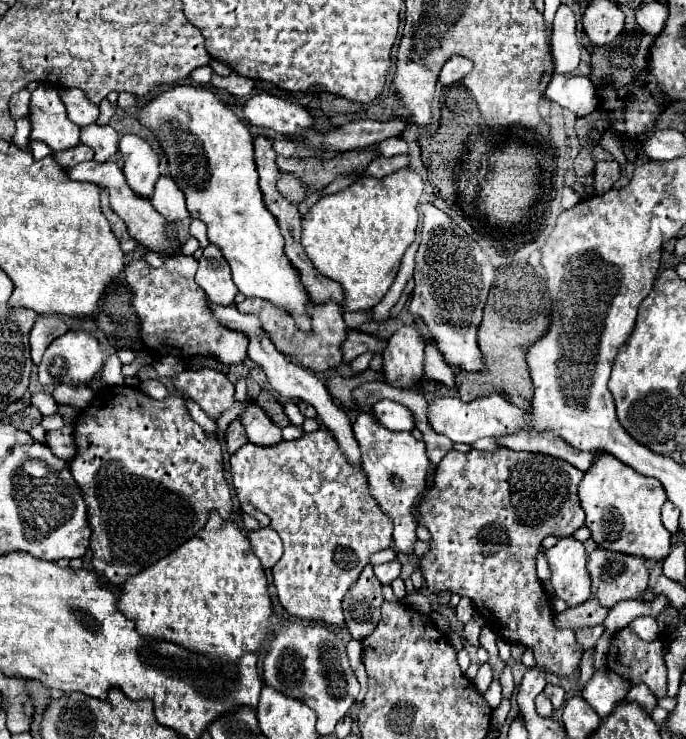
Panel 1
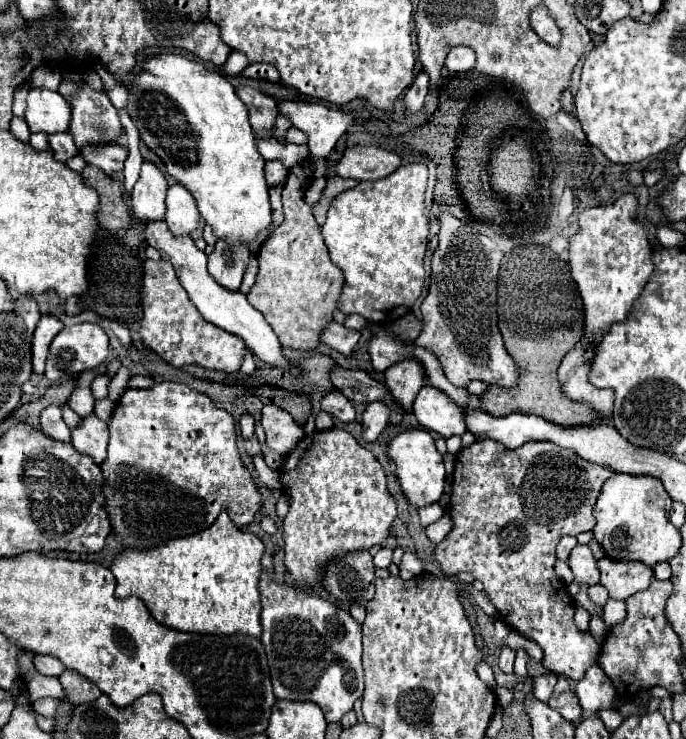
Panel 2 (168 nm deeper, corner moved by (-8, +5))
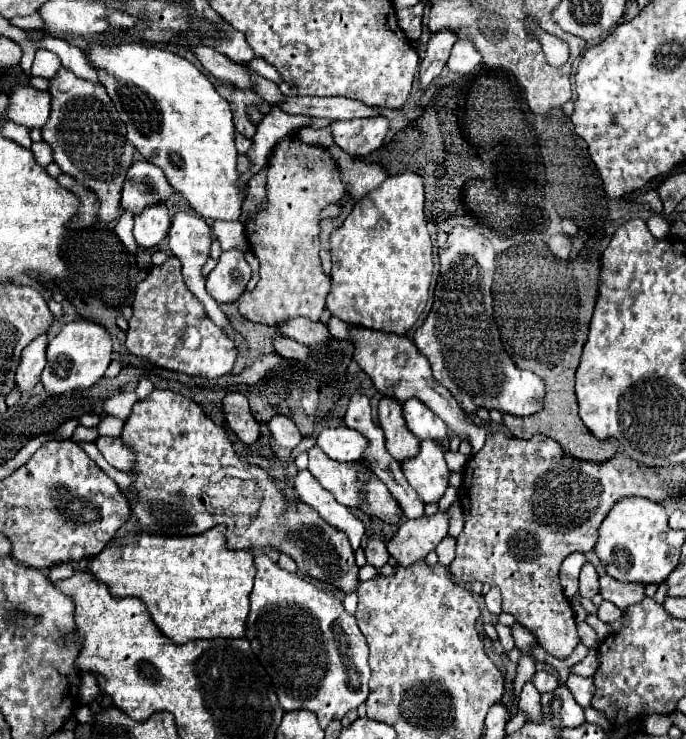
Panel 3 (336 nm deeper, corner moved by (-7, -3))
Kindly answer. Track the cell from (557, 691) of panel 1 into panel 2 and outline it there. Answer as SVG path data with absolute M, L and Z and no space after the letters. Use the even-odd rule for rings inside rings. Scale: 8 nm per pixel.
M559 677L557 685L555 685L555 693L549 699L549 705L573 723L583 715L583 709L577 701L577 695L571 691L571 685L569 685L567 677Z

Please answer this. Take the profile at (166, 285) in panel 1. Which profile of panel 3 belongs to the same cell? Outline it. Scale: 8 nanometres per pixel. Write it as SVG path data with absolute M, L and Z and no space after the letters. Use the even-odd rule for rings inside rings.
M170 257L164 265L152 267L148 277L138 283L132 301L134 315L126 333L126 349L134 357L144 357L150 363L186 373L216 379L228 375L236 361L234 341L206 317L204 305L184 285L180 261Z

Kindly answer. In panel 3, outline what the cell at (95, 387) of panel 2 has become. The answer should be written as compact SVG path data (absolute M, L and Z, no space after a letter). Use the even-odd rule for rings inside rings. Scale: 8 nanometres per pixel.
M116 391L112 397L108 397L104 401L104 409L108 415L126 419L128 413L132 413L132 407L136 401L138 401L138 397L134 391Z

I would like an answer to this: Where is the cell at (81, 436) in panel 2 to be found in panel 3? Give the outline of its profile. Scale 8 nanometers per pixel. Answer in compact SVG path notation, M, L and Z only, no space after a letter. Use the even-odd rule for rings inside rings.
M98 437L96 447L114 469L124 473L136 473L136 455L132 447L124 445L122 437Z

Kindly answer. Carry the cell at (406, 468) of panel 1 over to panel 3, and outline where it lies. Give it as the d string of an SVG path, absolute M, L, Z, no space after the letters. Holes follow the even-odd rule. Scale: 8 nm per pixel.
M424 439L420 453L404 461L402 471L424 503L440 501L448 487L450 469L444 459L444 447L438 441Z

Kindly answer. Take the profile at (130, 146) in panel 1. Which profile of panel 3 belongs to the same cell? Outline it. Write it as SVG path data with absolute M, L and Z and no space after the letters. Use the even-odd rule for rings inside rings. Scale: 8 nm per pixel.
M162 203L152 205L134 217L134 237L136 243L144 249L156 247L168 235L168 229L170 229L170 217L168 209Z

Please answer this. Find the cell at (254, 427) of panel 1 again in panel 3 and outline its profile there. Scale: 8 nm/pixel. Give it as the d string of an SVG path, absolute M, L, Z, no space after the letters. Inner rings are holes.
M276 415L270 419L268 423L270 427L270 433L274 437L274 441L286 449L294 449L300 441L302 441L302 435L298 431L298 427L294 425L292 419L284 417L284 415Z

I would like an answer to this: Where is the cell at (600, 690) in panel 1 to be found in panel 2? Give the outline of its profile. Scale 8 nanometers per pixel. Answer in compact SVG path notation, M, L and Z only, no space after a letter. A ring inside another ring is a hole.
M595 663L577 683L577 697L585 711L601 711L615 705L617 691L613 689L613 681L609 681L605 671Z

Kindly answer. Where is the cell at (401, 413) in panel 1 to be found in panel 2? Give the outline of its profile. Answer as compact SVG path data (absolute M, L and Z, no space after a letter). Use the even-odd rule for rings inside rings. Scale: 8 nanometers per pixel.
M383 401L369 403L363 413L363 437L365 441L375 441L389 421L389 407Z

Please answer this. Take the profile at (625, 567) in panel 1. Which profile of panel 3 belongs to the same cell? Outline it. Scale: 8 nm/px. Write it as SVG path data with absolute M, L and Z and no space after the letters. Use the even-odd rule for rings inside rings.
M610 575L600 577L600 595L614 603L622 613L628 605L636 605L644 599L644 585L638 583L622 583L612 579Z

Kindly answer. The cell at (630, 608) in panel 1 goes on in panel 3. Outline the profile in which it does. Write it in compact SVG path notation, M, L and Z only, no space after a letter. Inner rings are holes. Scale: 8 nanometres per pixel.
M604 601L604 603L598 607L598 619L604 621L604 623L612 623L612 621L616 621L620 615L622 615L622 611L620 611L616 605L612 605L610 601Z

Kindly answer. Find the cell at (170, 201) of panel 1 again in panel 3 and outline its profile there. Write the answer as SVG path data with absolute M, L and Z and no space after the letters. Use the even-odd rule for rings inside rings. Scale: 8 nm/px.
M178 211L174 221L172 221L172 227L170 227L170 233L168 233L168 239L170 239L170 249L172 253L180 259L182 263L182 273L184 273L184 281L188 285L188 289L204 303L206 307L206 313L208 317L222 329L230 327L228 323L228 317L218 309L218 303L214 299L210 299L206 287L204 287L204 281L206 277L202 275L202 267L204 263L208 261L210 257L210 243L212 243L212 231L210 231L210 225L200 217L200 215L194 215L194 213L188 213L188 211Z

